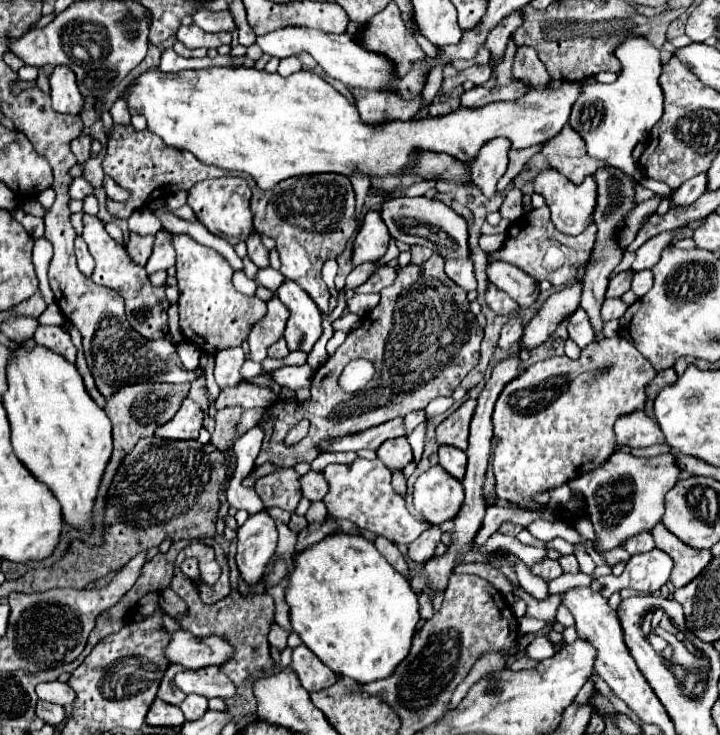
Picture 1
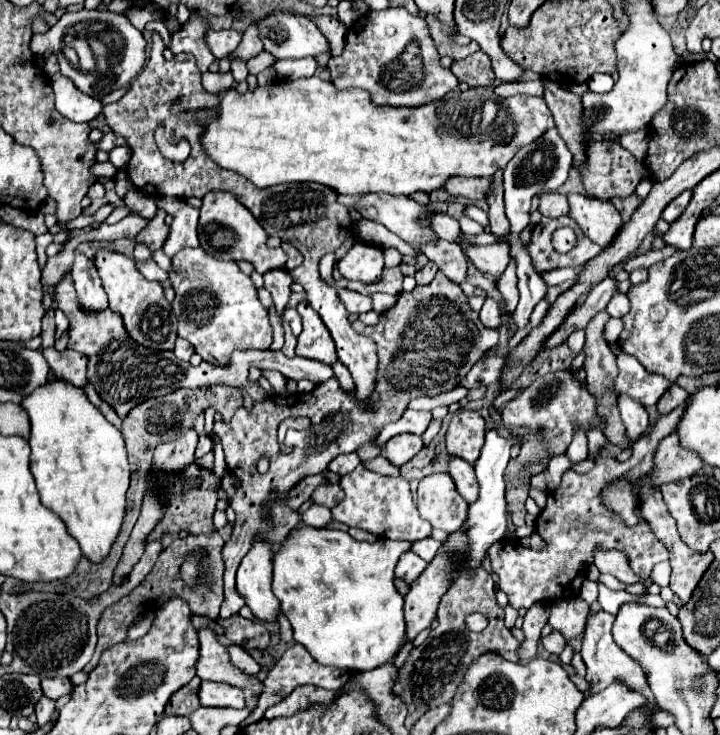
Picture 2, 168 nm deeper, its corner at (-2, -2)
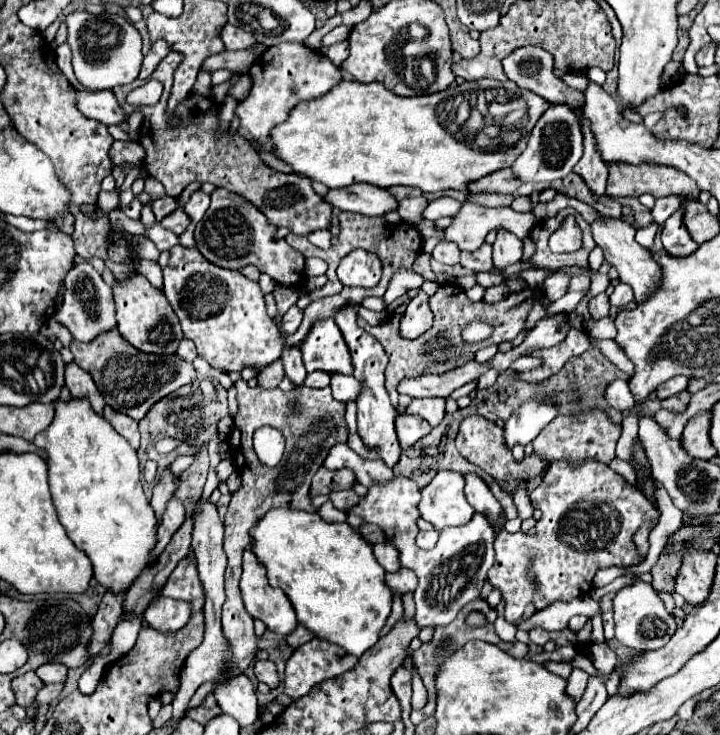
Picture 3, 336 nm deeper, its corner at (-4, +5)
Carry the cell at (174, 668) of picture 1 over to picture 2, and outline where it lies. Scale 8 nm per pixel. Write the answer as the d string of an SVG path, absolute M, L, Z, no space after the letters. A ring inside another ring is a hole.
M194 676L190 680L190 684L186 684L184 688L176 690L176 694L172 694L170 702L166 704L166 714L174 714L174 716L188 716L192 710L196 710L200 706L196 692L200 686L200 678Z

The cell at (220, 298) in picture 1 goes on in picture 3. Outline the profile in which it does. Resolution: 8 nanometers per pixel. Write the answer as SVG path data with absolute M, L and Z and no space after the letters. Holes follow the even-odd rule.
M172 247L172 257L168 265L164 267L164 295L180 319L184 337L196 343L198 355L206 359L210 367L224 373L230 373L230 371L240 373L244 367L256 367L258 371L262 371L264 367L280 359L284 343L276 323L266 313L266 303L264 303L260 285L246 279L240 271L222 269L206 261L198 249Z

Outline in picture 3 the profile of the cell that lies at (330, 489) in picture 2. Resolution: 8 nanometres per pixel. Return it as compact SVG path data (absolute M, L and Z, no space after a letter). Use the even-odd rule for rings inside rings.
M336 491L330 495L330 501L334 503L336 509L348 513L348 509L352 509L356 503L358 503L358 495L354 491Z

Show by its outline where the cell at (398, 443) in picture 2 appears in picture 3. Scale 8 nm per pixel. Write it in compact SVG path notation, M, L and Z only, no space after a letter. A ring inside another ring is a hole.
M402 413L396 417L396 433L398 433L402 449L414 445L420 437L428 435L430 429L432 429L430 423L422 421L422 417L414 417L408 413Z

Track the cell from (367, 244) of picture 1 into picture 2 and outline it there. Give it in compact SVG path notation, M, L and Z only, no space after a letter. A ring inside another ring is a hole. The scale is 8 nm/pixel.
M356 242L338 262L338 270L346 280L362 280L366 284L378 282L384 268L384 248Z

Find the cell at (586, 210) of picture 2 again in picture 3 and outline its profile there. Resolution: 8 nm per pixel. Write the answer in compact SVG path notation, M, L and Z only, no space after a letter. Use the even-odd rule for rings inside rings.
M602 217L598 221L592 223L592 233L594 233L594 241L598 247L602 247L604 251L604 259L606 263L610 263L612 267L618 269L620 273L620 281L628 283L634 289L634 301L642 303L648 301L652 297L652 293L656 293L660 279L662 279L662 267L652 259L652 251L644 249L642 245L638 245L634 241L636 229L632 225L628 225L622 219L614 219L614 217Z

